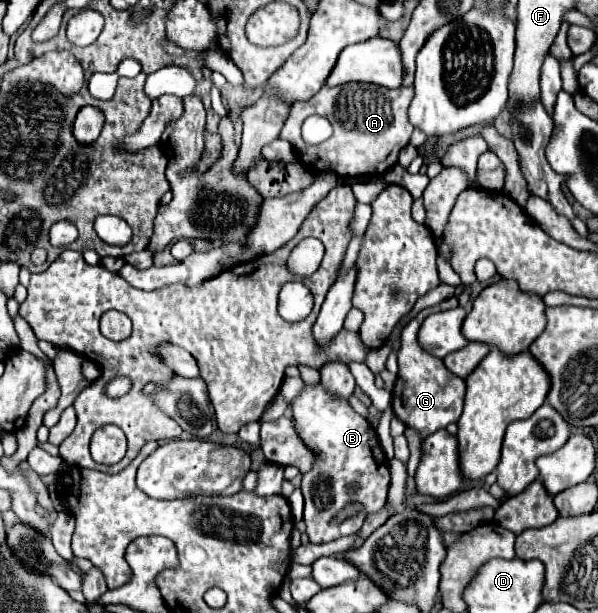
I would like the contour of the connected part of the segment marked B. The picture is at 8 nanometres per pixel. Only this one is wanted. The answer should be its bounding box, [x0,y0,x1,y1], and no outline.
[291,384,389,544]

